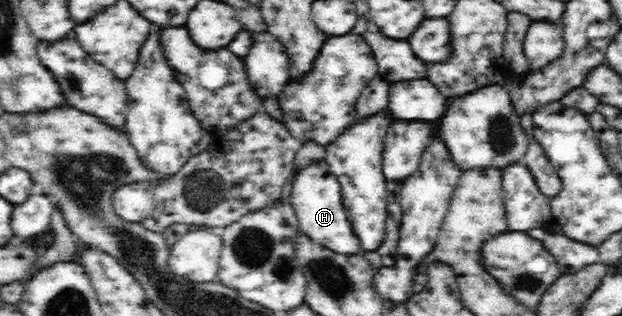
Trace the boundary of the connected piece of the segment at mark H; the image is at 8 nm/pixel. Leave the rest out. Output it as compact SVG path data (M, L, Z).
M320 160L318 164L312 164L296 174L292 182L291 202L300 219L300 227L310 236L310 240L338 254L361 254L362 243L349 221L349 215L343 204L340 181L325 160Z

